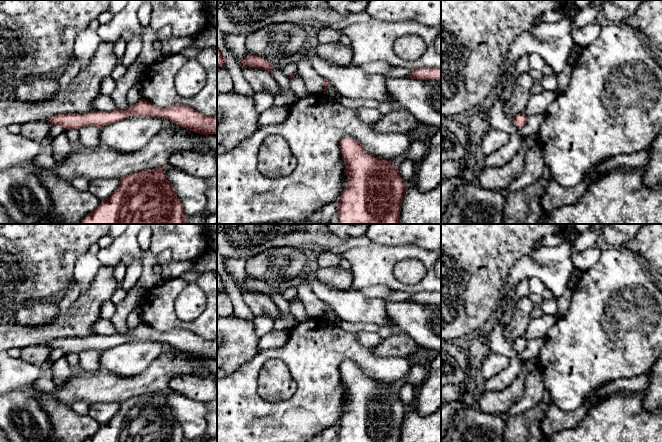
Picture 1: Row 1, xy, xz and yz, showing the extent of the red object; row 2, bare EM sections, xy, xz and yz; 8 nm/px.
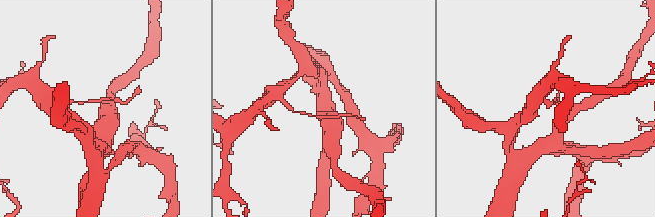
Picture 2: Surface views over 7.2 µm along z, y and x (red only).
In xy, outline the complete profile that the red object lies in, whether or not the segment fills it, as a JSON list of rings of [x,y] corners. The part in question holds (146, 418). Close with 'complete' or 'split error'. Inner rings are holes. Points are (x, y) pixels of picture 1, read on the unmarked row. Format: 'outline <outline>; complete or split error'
outline [[[161,391],[121,402],[116,415],[84,442],[185,442],[185,439]]]; complete

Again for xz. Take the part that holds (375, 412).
outline [[[344,361],[340,373],[348,407],[338,427],[338,442],[400,442],[405,406],[393,385],[375,382],[353,361]]]; complete

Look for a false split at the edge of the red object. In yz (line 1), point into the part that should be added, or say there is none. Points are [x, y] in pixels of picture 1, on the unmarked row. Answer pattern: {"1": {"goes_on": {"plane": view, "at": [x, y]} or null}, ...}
{"1": {"goes_on": null}}

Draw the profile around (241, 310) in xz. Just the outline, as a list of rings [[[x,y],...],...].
[[[217,249],[217,272],[220,274],[221,279],[226,284],[226,291],[233,303],[234,313],[233,316],[254,322],[255,315],[243,300],[241,291],[233,283],[231,275],[228,273],[225,267],[225,258],[220,254]]]

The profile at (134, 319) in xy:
[[[136,308],[134,309],[128,316],[127,320],[126,320],[126,324],[129,327],[129,329],[133,329],[136,328],[137,326],[139,326],[141,323],[143,323],[142,319],[141,319],[141,309]]]

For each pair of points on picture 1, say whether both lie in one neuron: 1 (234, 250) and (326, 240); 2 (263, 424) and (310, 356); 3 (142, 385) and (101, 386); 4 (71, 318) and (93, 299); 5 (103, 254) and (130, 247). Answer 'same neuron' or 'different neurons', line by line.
1: same neuron
2: same neuron
3: same neuron
4: same neuron
5: same neuron

